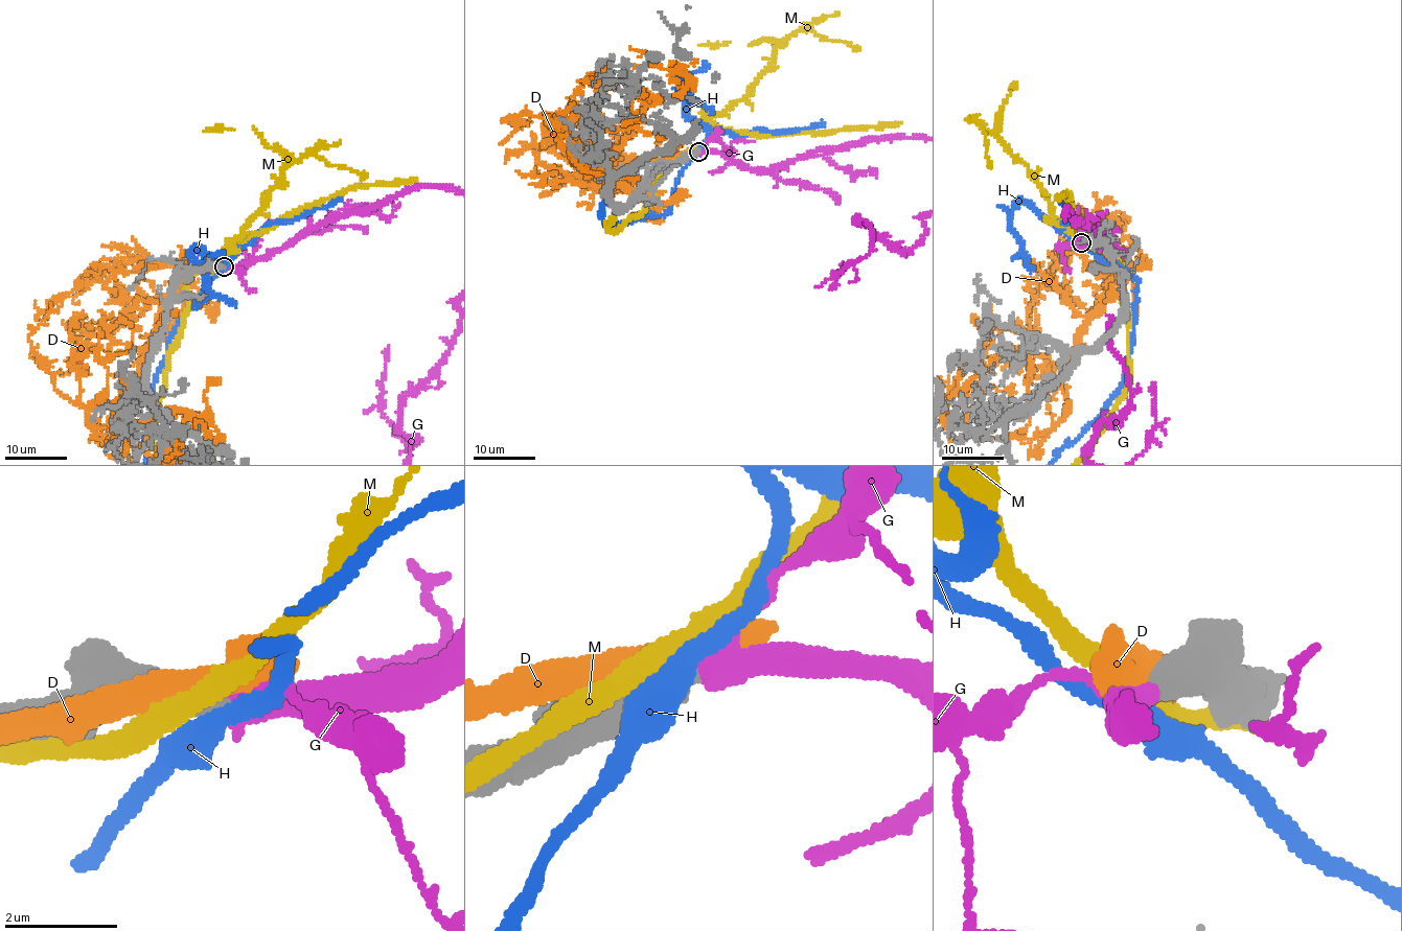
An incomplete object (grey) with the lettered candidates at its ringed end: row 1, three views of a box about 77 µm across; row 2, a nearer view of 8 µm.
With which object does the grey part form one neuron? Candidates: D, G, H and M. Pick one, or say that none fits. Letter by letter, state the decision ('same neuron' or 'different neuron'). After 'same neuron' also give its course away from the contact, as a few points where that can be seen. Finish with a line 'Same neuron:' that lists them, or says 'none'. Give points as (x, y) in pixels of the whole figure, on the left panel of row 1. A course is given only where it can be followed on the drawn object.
D: different neuron
G: same neuron
H: different neuron
M: different neuron
Same neuron: G

